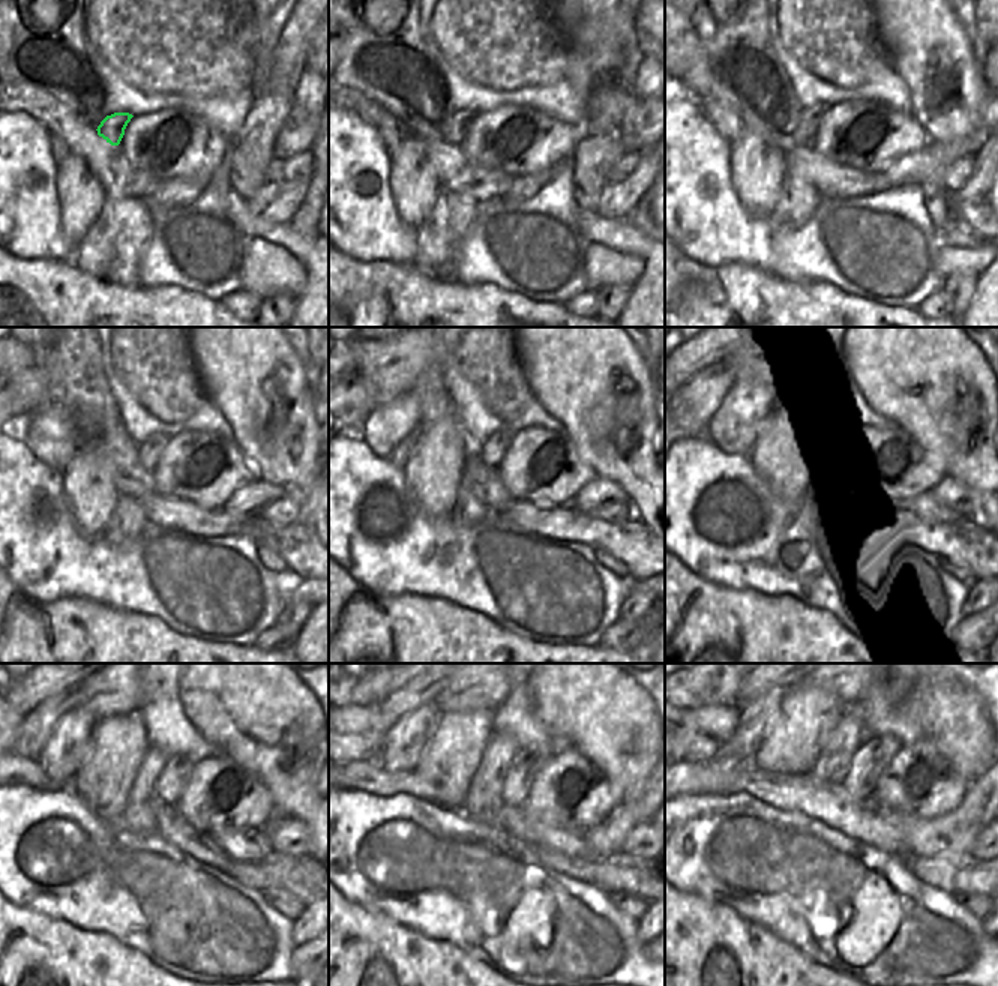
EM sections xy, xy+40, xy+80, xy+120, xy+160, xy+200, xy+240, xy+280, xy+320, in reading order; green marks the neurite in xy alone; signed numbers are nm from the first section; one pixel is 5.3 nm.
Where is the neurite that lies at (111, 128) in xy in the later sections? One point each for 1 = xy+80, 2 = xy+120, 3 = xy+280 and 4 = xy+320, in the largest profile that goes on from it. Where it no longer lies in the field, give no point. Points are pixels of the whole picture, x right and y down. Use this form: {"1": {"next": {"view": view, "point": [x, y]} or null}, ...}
{"1": {"next": {"view": "xy+80", "point": [805, 131]}}, "2": {"next": {"view": "xy+120", "point": [149, 452]}}, "3": {"next": {"view": "xy+280", "point": [526, 764]}}, "4": {"next": {"view": "xy+320", "point": [871, 760]}}}

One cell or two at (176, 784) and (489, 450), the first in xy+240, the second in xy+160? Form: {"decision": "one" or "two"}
{"decision": "one"}

